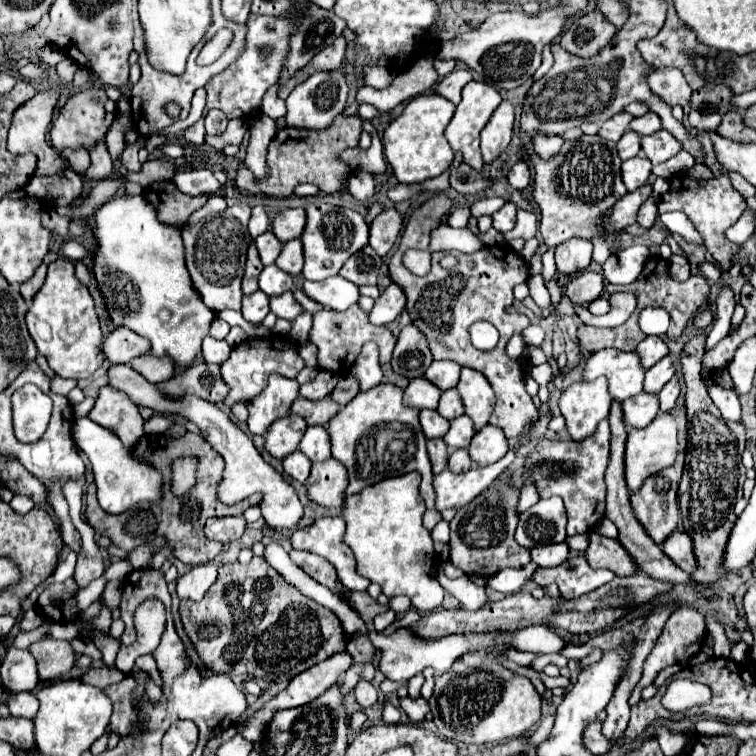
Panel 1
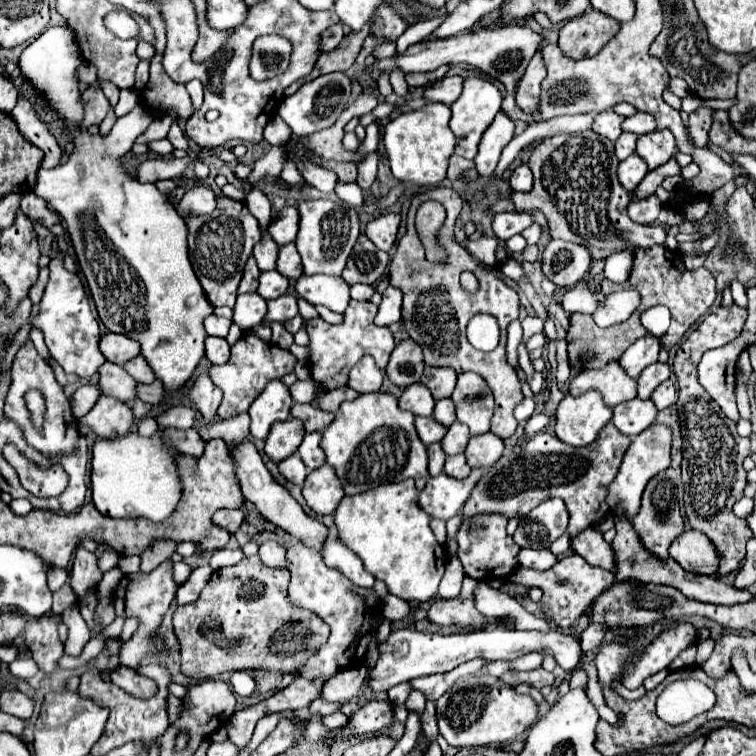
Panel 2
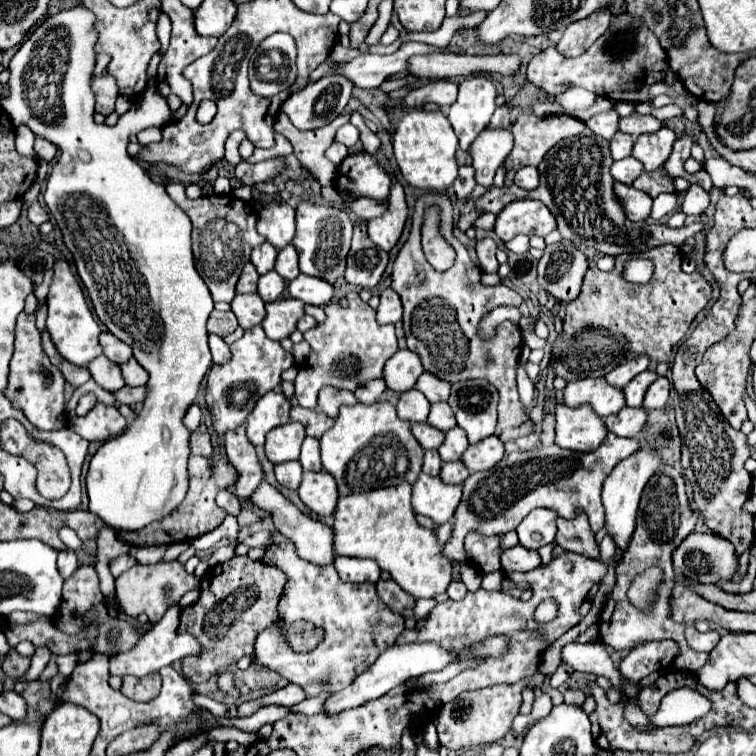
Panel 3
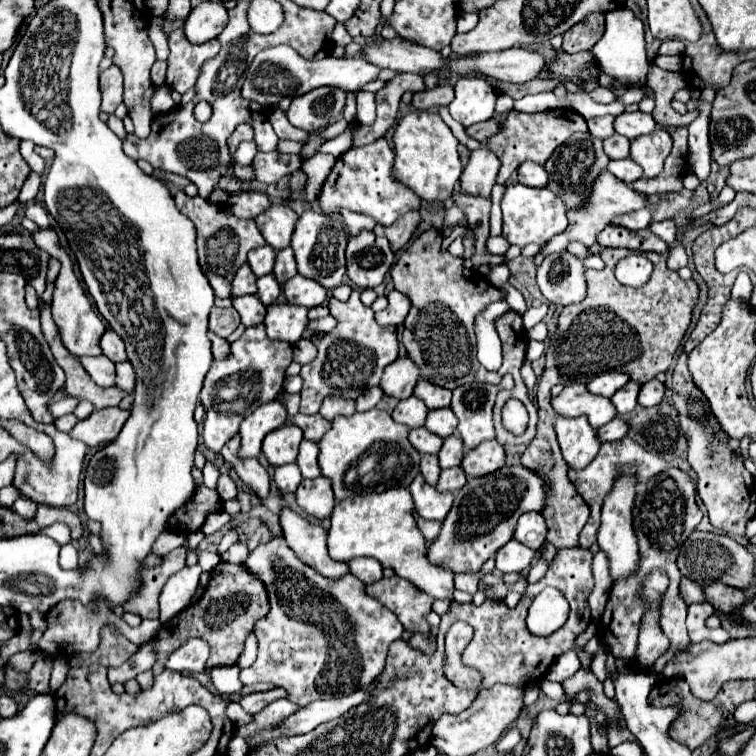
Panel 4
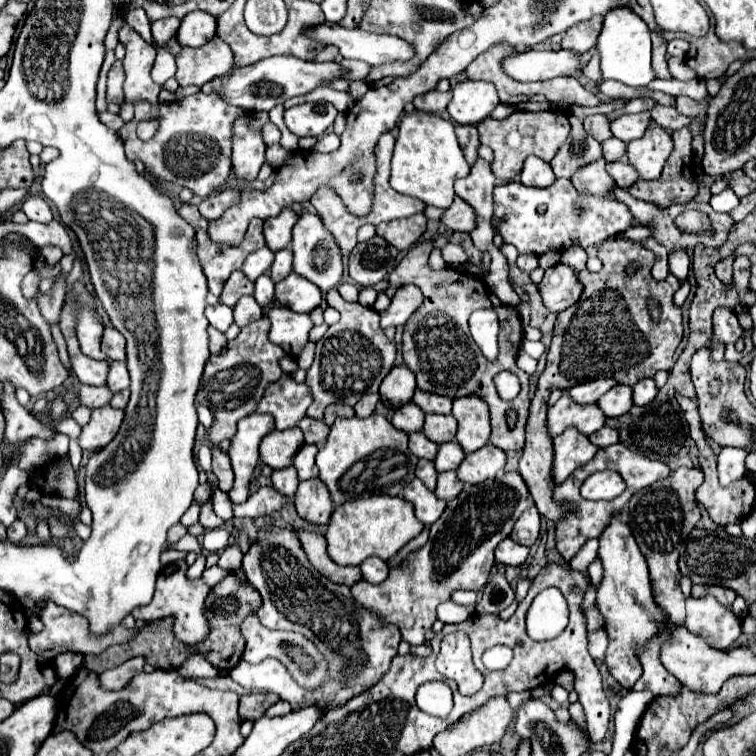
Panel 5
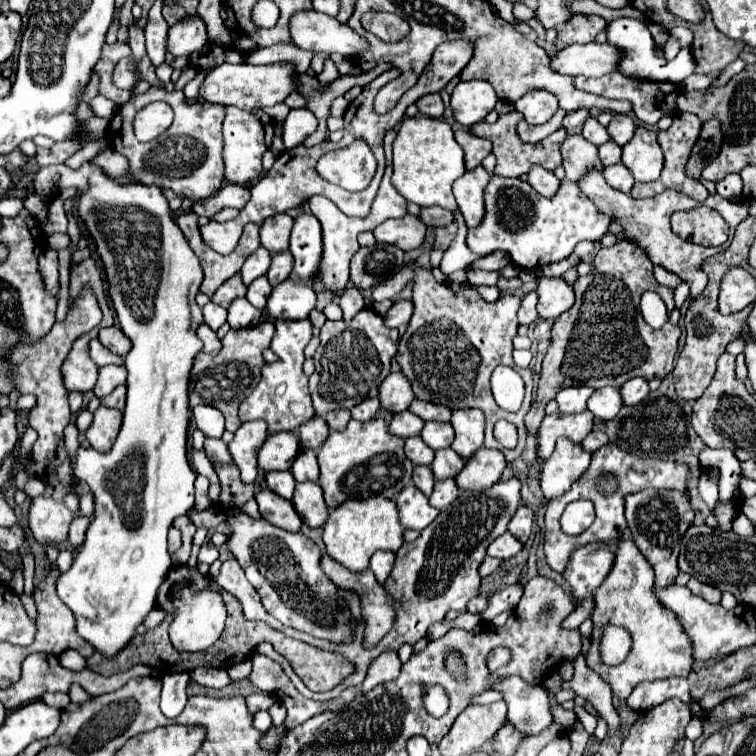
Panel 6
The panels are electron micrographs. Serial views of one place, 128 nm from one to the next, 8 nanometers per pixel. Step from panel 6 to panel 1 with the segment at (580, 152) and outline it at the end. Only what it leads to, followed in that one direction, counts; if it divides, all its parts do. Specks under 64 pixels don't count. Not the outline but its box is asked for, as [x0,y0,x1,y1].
[638,196,658,228]

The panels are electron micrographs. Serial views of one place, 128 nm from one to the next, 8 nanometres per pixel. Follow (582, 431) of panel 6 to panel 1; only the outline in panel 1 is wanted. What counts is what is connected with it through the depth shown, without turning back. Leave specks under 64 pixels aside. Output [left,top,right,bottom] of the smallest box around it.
[582,350,644,400]

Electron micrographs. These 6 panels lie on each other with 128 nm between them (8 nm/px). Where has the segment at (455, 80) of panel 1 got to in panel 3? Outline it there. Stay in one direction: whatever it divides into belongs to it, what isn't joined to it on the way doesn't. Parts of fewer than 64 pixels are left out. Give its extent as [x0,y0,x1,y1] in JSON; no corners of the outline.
[402,80,458,108]

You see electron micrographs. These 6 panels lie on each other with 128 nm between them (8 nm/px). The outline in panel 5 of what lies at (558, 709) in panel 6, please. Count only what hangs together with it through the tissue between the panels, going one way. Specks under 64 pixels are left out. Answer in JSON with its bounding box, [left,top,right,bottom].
[568,702,586,730]

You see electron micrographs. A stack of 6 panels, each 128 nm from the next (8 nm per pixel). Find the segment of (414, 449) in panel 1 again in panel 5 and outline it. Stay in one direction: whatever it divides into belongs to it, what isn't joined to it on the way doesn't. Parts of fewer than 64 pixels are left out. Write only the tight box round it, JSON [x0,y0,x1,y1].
[316,414,416,506]

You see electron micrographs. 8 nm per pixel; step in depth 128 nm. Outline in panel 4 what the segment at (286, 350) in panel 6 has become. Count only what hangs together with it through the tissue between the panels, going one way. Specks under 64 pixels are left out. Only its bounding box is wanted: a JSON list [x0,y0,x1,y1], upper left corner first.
[266,304,308,420]

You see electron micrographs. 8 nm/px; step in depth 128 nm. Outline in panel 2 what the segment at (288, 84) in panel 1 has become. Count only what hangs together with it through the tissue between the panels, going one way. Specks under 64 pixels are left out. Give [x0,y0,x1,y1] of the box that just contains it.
[286,24,372,96]

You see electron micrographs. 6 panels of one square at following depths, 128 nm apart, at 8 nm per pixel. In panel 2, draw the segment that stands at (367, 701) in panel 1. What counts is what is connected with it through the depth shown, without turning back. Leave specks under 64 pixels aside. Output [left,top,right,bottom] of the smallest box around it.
[318,666,364,702]

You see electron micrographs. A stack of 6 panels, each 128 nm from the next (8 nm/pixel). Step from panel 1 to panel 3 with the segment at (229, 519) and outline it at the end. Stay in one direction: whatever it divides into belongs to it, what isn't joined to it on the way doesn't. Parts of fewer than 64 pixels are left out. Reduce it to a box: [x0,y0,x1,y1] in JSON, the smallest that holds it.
[216,490,240,516]

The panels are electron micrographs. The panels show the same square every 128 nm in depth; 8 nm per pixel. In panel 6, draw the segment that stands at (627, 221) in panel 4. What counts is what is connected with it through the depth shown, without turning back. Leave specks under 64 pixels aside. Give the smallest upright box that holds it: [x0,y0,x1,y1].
[466,174,612,270]

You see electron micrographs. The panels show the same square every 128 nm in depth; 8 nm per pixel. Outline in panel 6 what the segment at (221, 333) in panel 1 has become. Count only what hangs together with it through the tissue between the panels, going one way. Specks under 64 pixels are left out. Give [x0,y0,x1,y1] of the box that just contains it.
[202,302,226,330]

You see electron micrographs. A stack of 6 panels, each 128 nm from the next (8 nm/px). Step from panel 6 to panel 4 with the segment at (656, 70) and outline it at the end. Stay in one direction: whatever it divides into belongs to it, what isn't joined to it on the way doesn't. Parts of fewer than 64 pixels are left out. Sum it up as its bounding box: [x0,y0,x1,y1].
[592,7,648,86]

